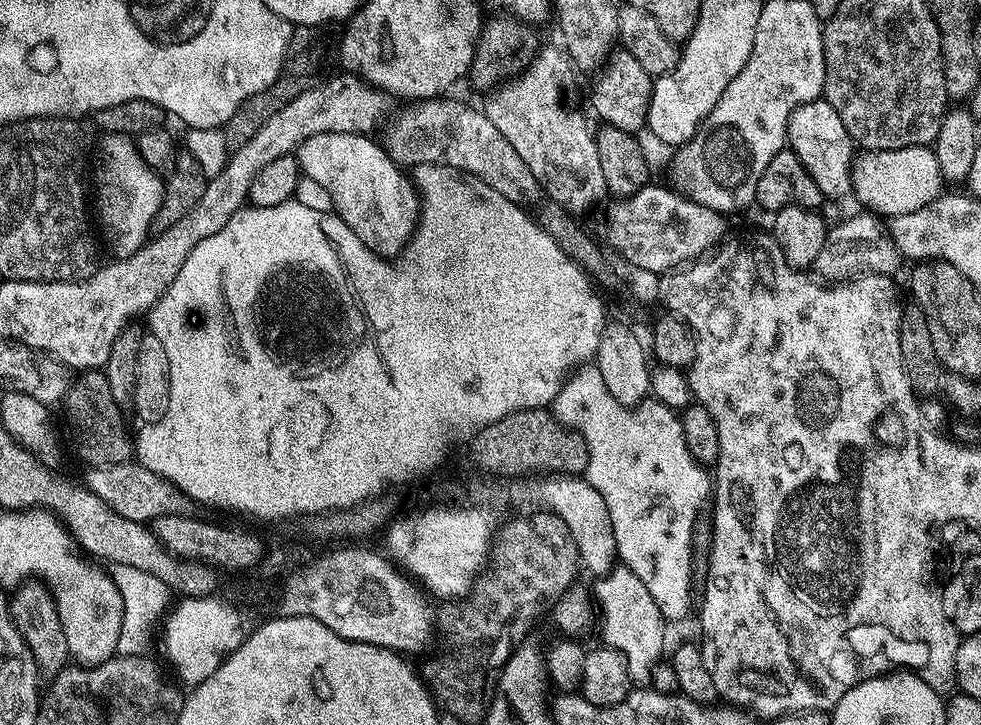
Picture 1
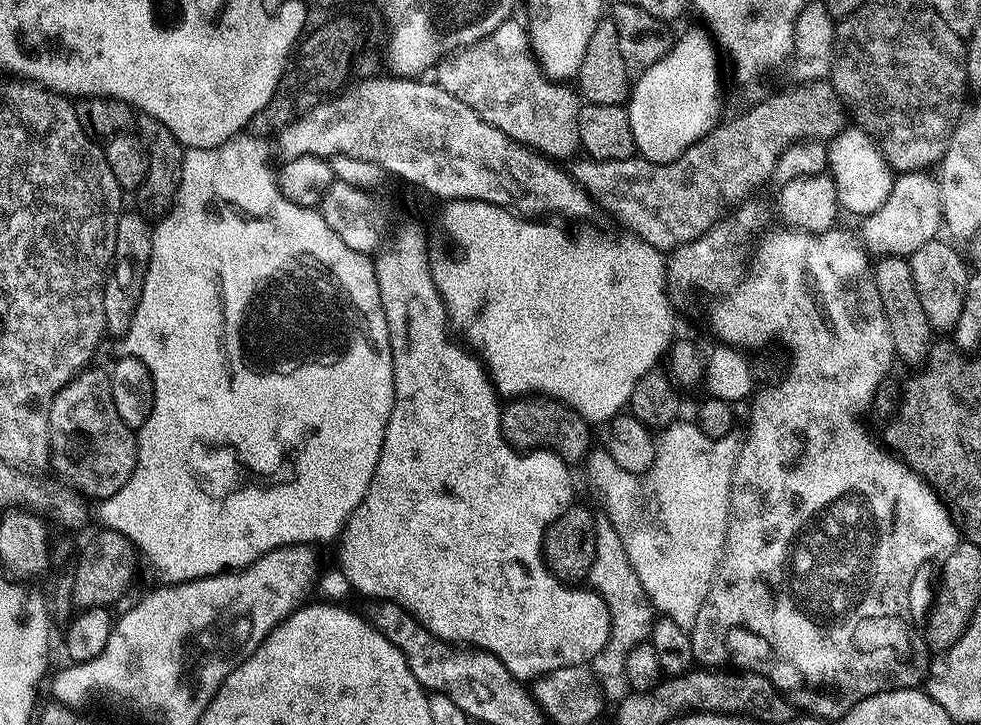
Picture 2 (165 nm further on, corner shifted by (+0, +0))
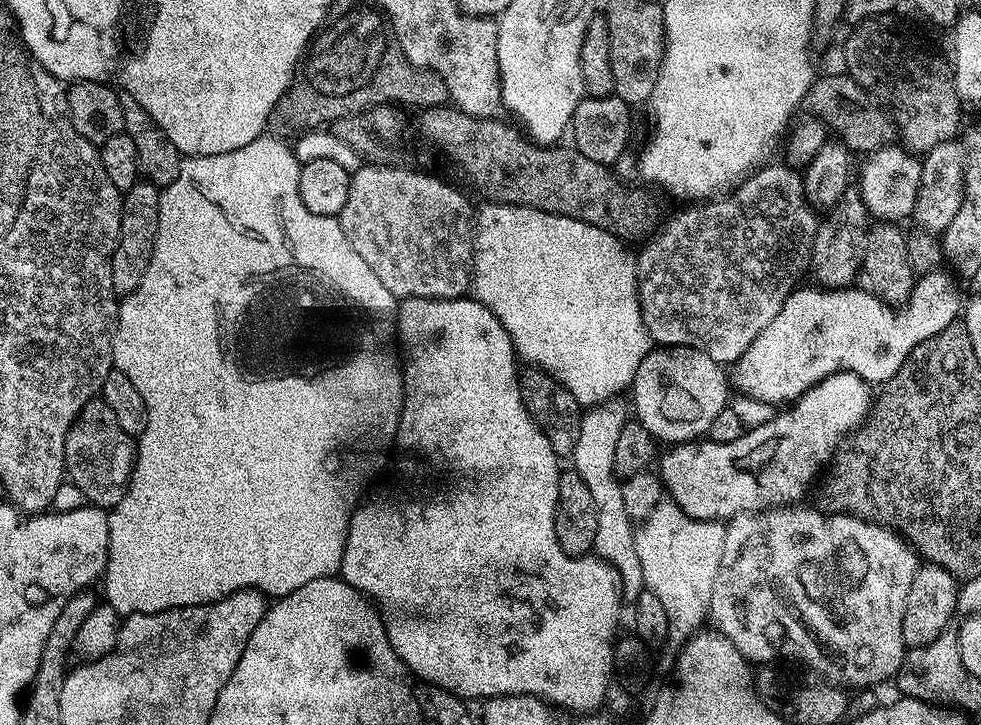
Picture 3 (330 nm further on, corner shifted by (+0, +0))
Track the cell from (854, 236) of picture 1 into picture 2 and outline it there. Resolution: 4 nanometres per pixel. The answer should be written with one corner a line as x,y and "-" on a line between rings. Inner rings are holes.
922,171
897,175
892,181
892,189
886,198
886,202
882,202
882,206
878,206
878,210
874,210
869,216
863,217
861,224
864,225
861,226
860,232
858,231
858,240
873,257
903,256
911,258
914,250
918,250
918,246
926,246
926,242
937,239
939,232
936,231
941,231
942,228
940,185
935,175
928,175
932,174

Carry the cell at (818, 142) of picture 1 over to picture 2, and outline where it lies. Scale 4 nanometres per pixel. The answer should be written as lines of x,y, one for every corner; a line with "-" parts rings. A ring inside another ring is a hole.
845,126
827,141
828,172
838,190
838,202
845,213
853,212
857,218
869,216
886,198
892,189
894,173
889,168
878,146
864,131
855,126

